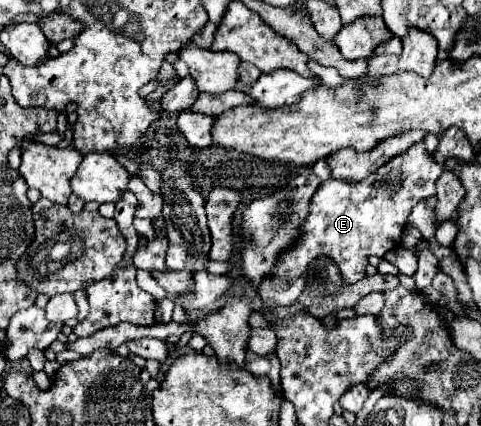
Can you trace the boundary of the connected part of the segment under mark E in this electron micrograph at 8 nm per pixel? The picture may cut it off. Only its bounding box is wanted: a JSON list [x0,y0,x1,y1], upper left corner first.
[258,142,444,304]

